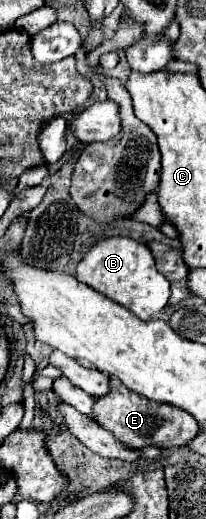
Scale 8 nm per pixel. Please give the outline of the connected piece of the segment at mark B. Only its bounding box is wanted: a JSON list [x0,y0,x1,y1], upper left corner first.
[76,236,170,320]

